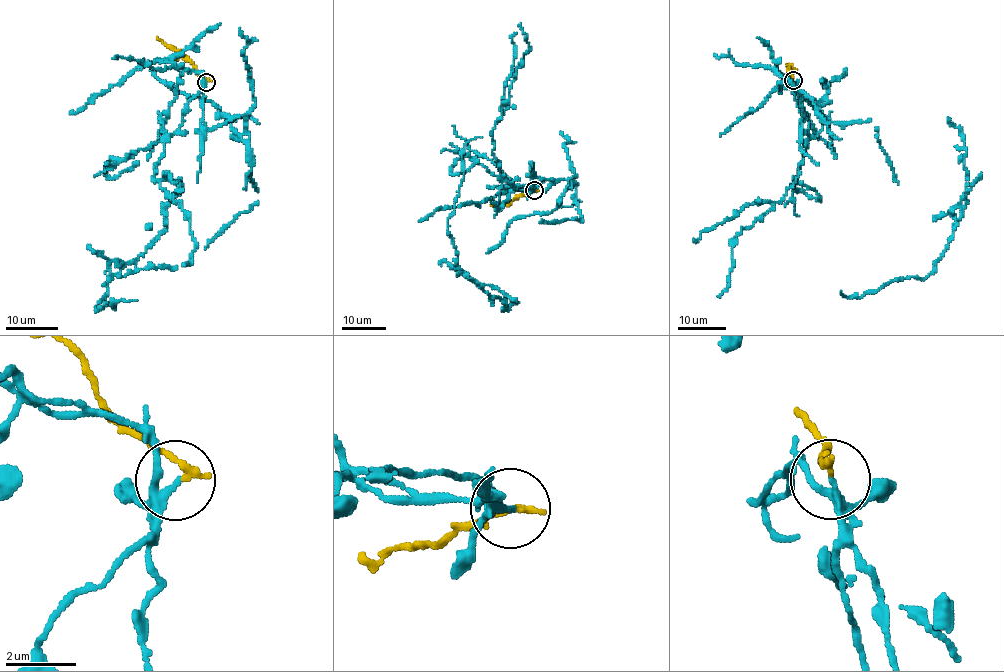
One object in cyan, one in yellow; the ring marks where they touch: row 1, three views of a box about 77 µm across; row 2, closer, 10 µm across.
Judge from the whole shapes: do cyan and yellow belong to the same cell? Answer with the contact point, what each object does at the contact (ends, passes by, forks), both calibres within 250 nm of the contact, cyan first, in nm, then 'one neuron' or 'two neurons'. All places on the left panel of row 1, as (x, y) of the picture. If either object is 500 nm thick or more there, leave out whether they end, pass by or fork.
place (206, 82); cyan forks; yellow ends; calibres 160 and 190 nm; two neurons

